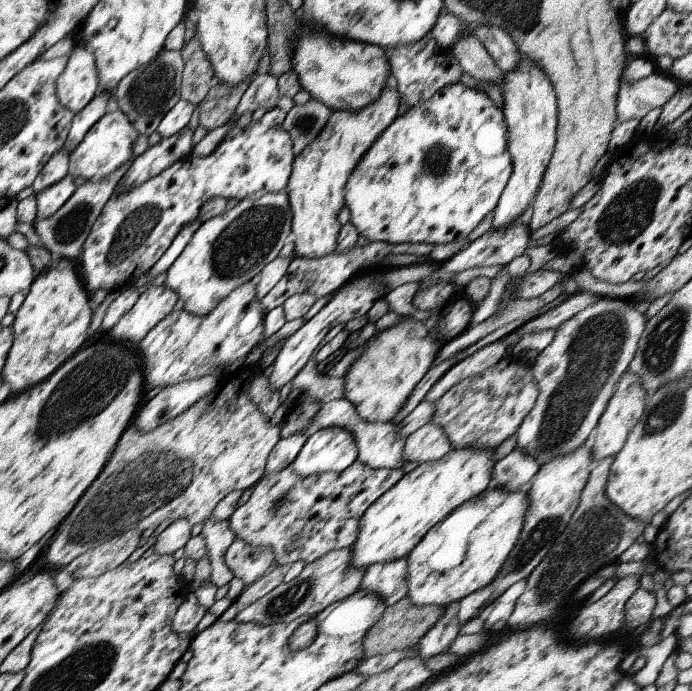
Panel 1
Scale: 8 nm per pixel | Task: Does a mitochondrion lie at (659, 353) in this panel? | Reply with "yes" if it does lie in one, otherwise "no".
yes

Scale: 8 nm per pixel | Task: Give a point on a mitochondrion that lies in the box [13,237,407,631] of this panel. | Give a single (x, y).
(155, 478)

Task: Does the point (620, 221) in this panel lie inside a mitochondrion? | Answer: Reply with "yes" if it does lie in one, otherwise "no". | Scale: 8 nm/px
yes

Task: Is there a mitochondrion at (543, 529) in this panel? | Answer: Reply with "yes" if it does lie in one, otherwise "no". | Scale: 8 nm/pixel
yes

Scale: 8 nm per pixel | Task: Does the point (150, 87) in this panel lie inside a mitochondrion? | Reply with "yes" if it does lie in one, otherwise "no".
yes

